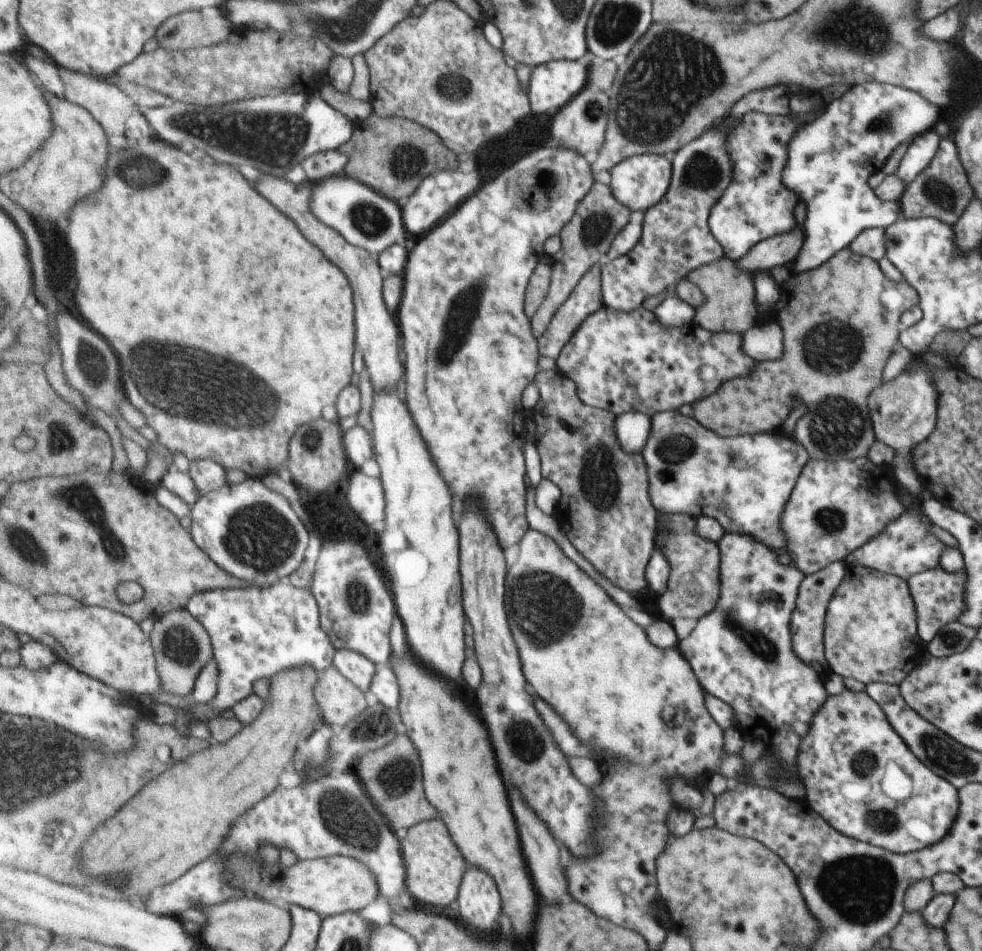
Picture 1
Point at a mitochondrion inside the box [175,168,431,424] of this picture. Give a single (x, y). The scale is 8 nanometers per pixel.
(371, 221)

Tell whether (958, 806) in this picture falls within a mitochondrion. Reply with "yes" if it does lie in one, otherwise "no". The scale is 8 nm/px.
no

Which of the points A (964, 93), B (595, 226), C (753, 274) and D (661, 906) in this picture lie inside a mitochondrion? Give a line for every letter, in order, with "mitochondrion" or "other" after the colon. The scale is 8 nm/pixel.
A: other
B: mitochondrion
C: other
D: other

